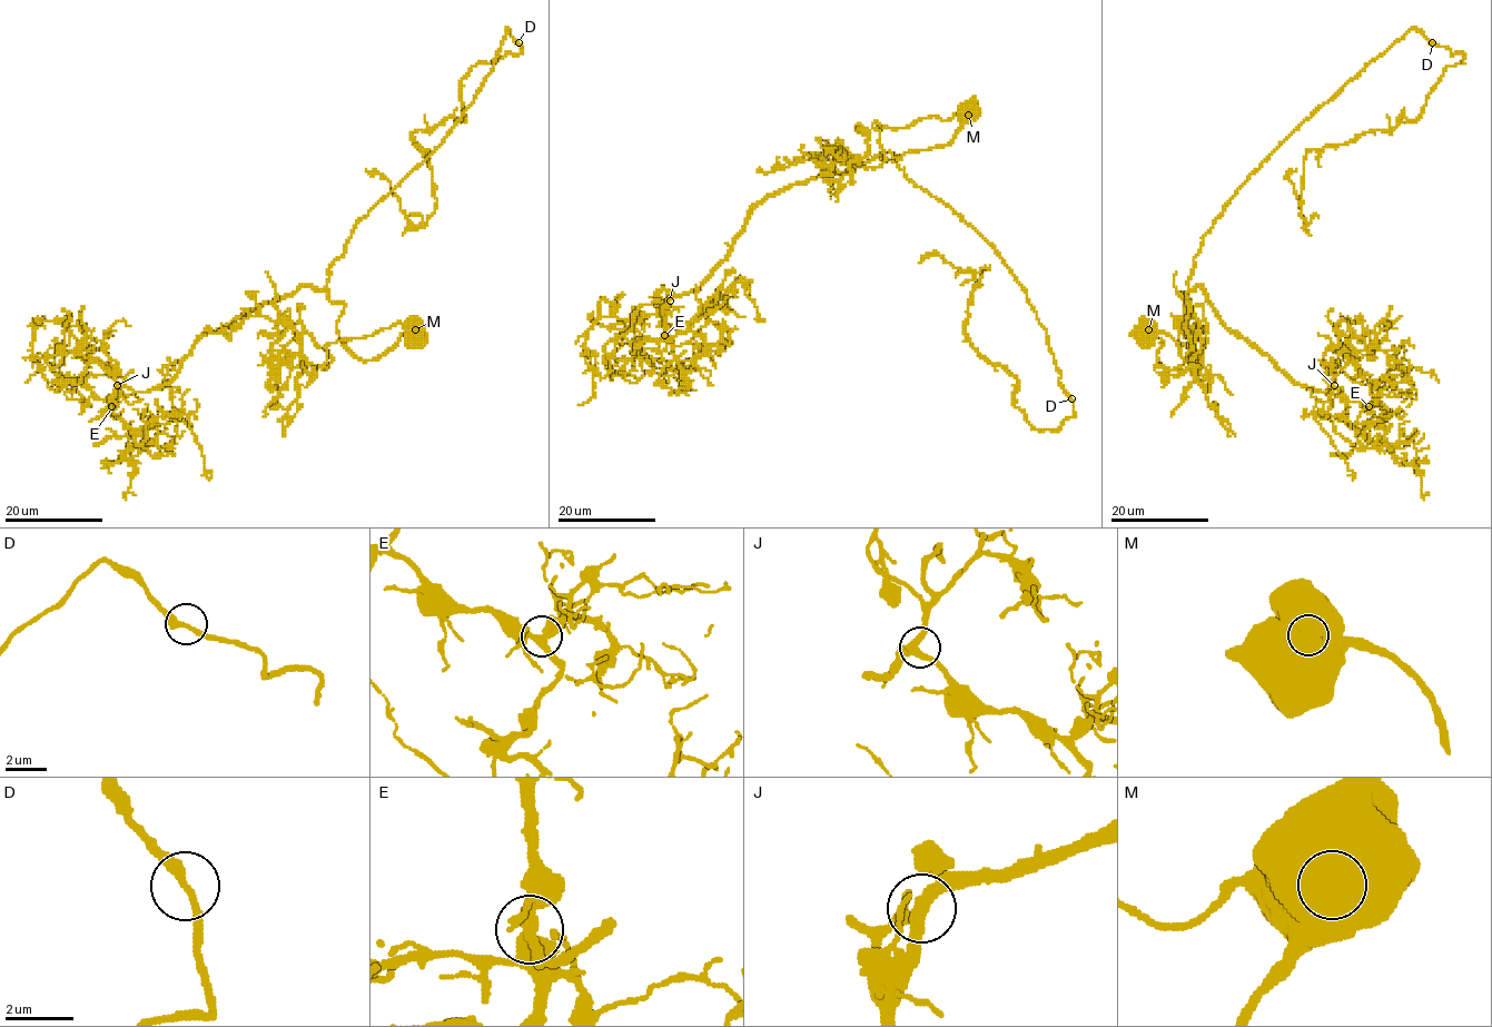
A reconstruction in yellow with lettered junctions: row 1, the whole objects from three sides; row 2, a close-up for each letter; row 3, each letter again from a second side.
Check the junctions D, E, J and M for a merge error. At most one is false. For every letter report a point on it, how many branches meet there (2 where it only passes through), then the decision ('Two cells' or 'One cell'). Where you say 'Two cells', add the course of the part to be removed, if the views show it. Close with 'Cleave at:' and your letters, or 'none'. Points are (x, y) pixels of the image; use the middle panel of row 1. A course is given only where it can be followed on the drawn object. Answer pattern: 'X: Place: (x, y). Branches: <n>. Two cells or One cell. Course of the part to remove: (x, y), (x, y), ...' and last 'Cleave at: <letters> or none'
D: Place: (1071, 398). Branches: 2. One cell
E: Place: (664, 335). Branches: 3. One cell
J: Place: (670, 300). Branches: 3. One cell
M: Place: (968, 115). Branches: 2. One cell
Cleave at: none

